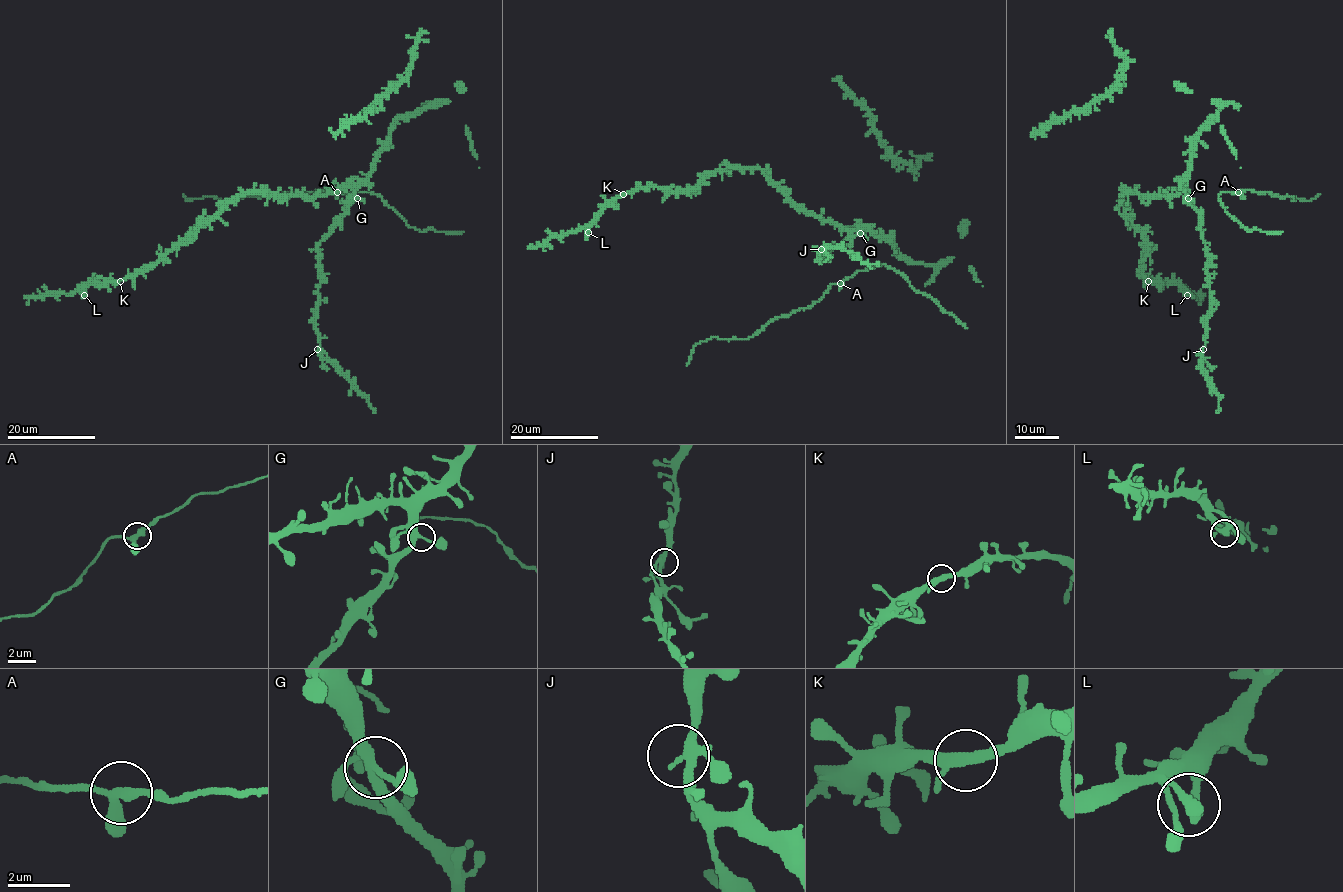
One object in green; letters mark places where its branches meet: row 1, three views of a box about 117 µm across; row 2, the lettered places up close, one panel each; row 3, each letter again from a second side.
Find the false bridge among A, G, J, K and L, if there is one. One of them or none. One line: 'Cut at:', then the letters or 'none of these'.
Cut at: none of these

